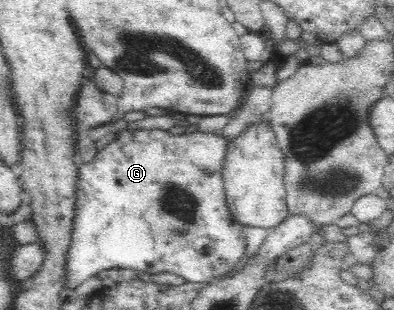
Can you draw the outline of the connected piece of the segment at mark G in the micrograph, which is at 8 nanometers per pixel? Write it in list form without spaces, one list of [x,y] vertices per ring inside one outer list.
[[[124,128],[115,133],[115,140],[111,140],[107,146],[98,149],[93,161],[87,167],[77,168],[77,182],[75,184],[75,197],[73,211],[73,228],[71,228],[71,242],[67,254],[65,254],[65,284],[63,289],[74,289],[83,284],[85,280],[97,275],[101,270],[110,268],[130,268],[135,272],[157,274],[169,272],[182,276],[191,283],[209,284],[219,278],[224,278],[228,272],[237,272],[237,263],[246,254],[247,239],[243,232],[243,225],[233,220],[226,202],[226,190],[222,175],[225,155],[231,140],[218,132],[187,132],[174,134],[158,128]]]

